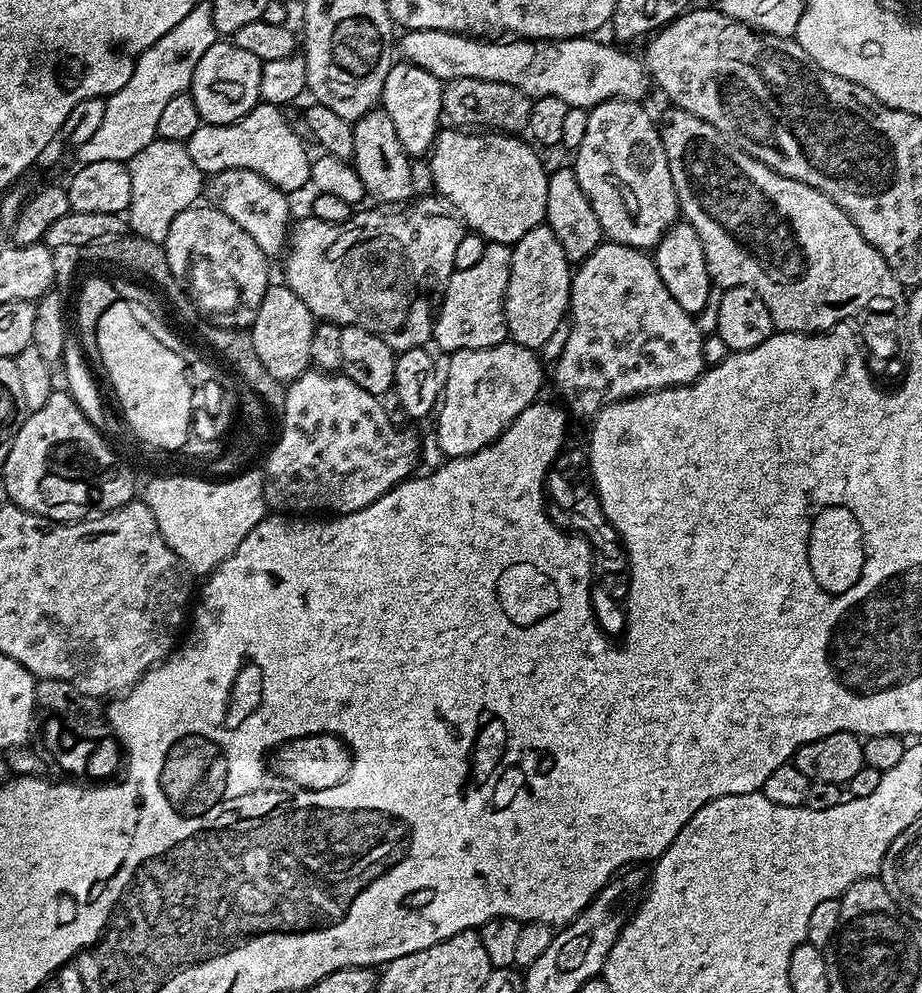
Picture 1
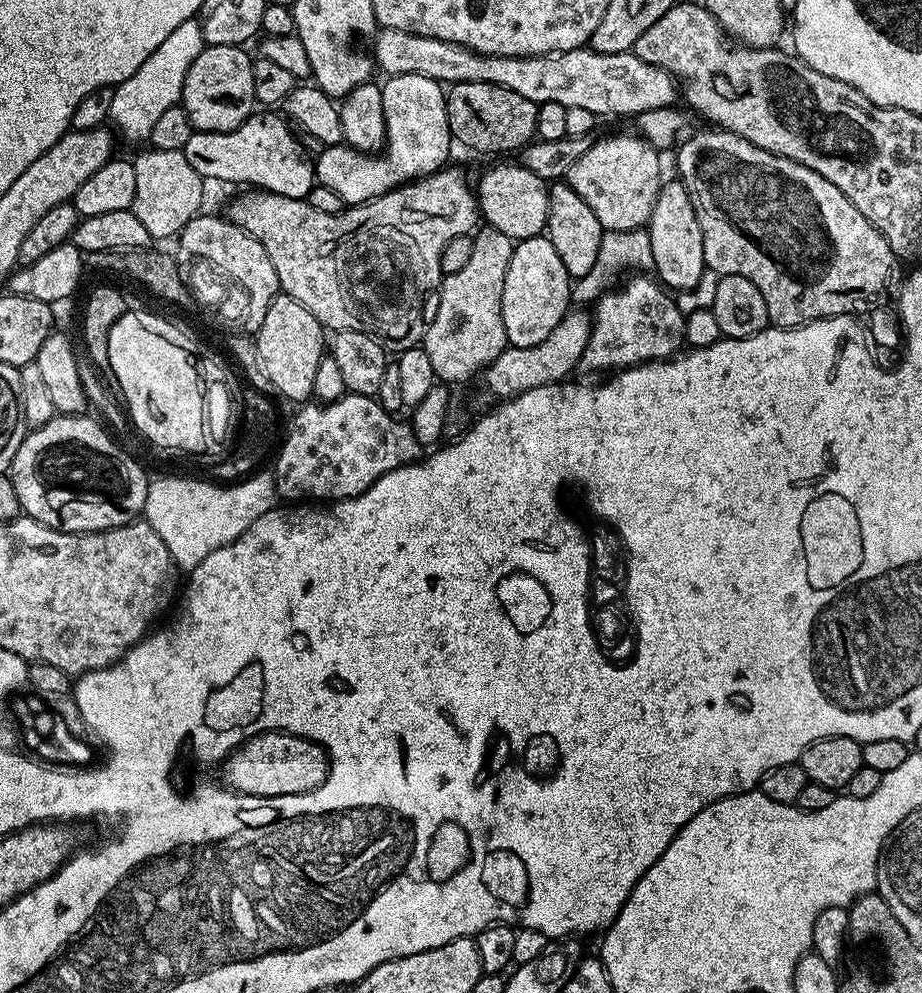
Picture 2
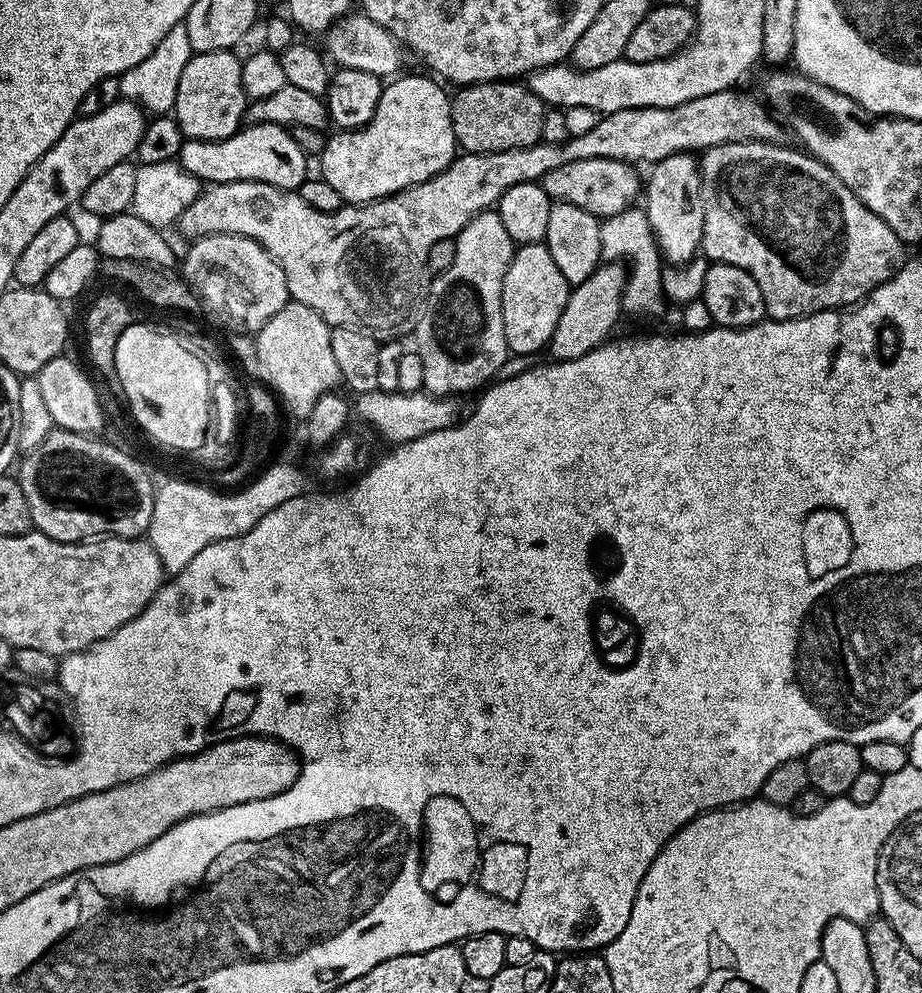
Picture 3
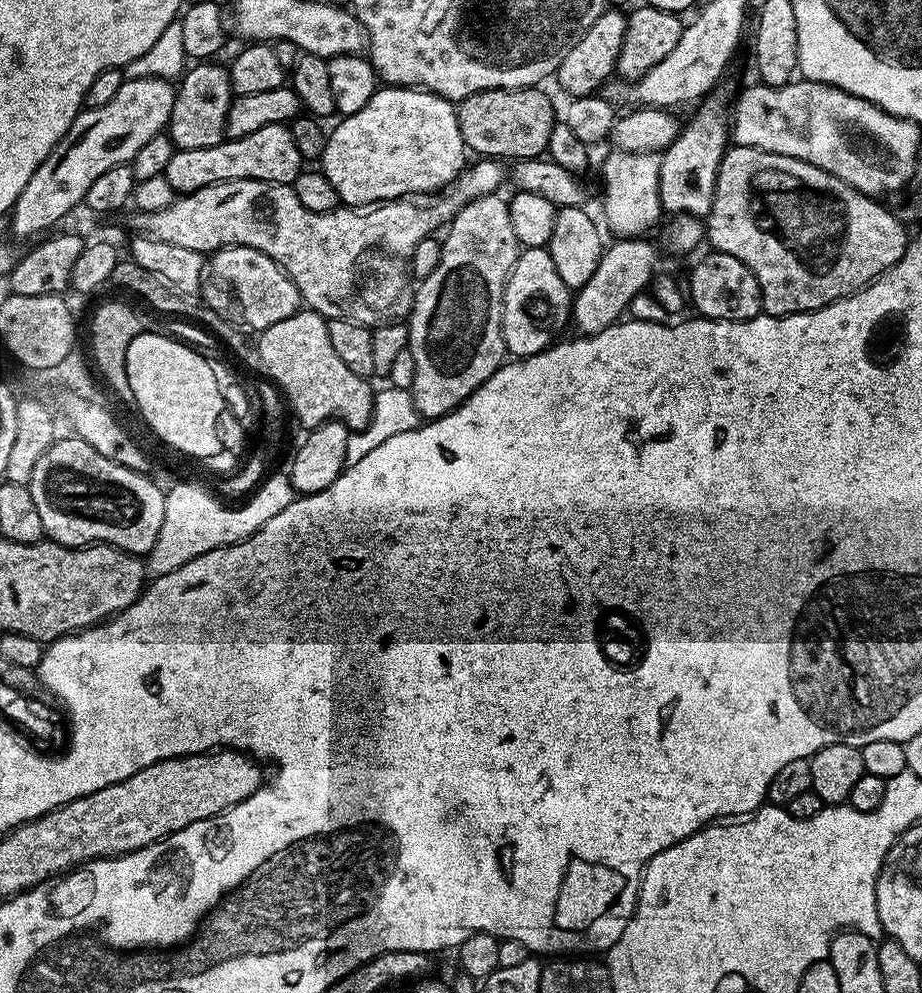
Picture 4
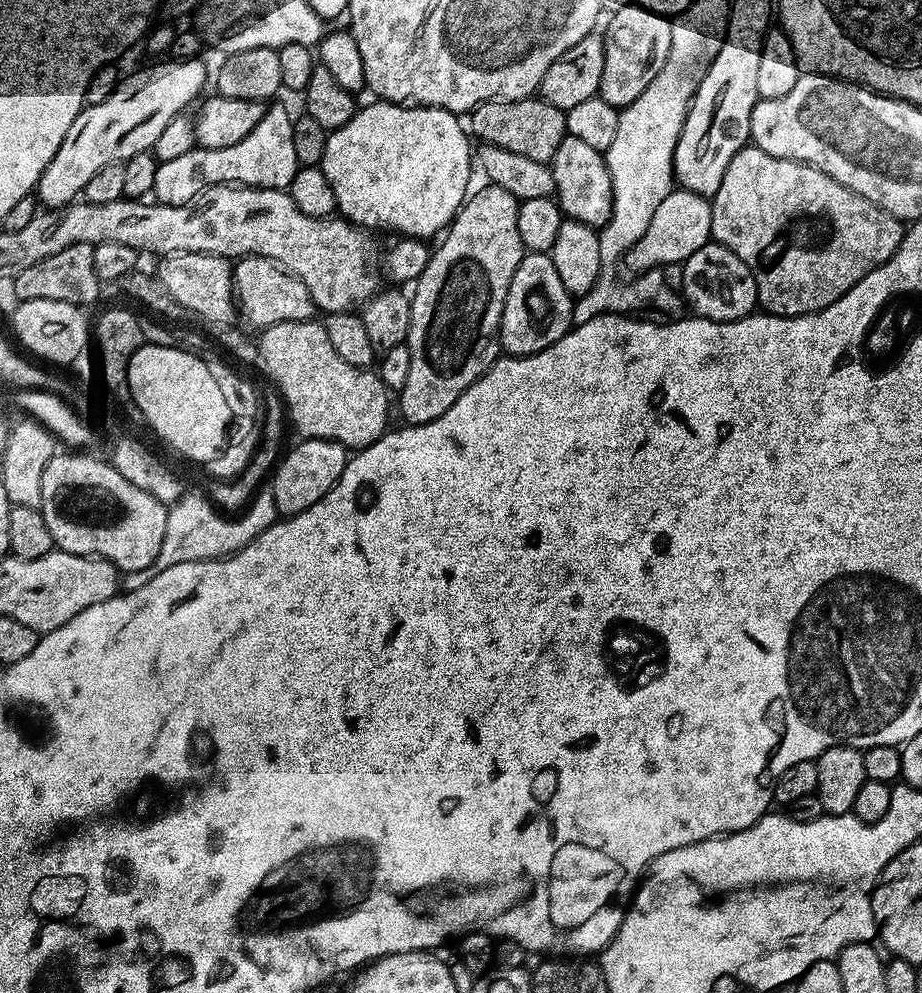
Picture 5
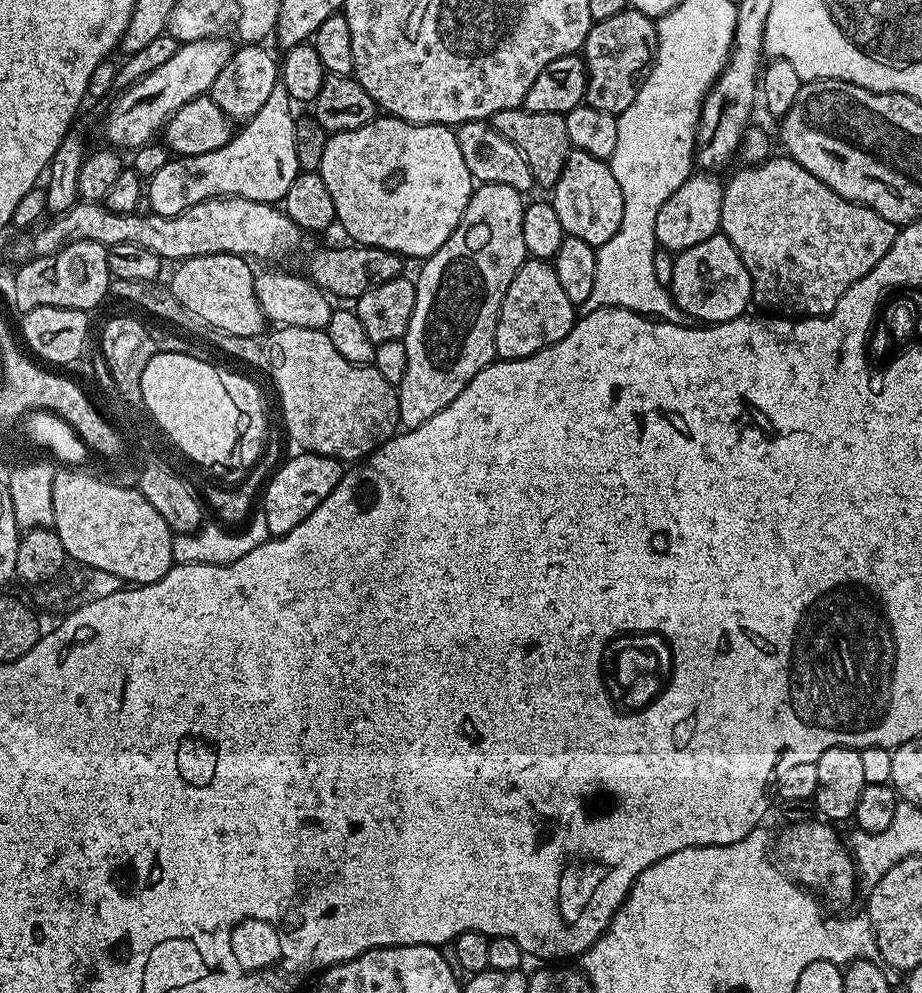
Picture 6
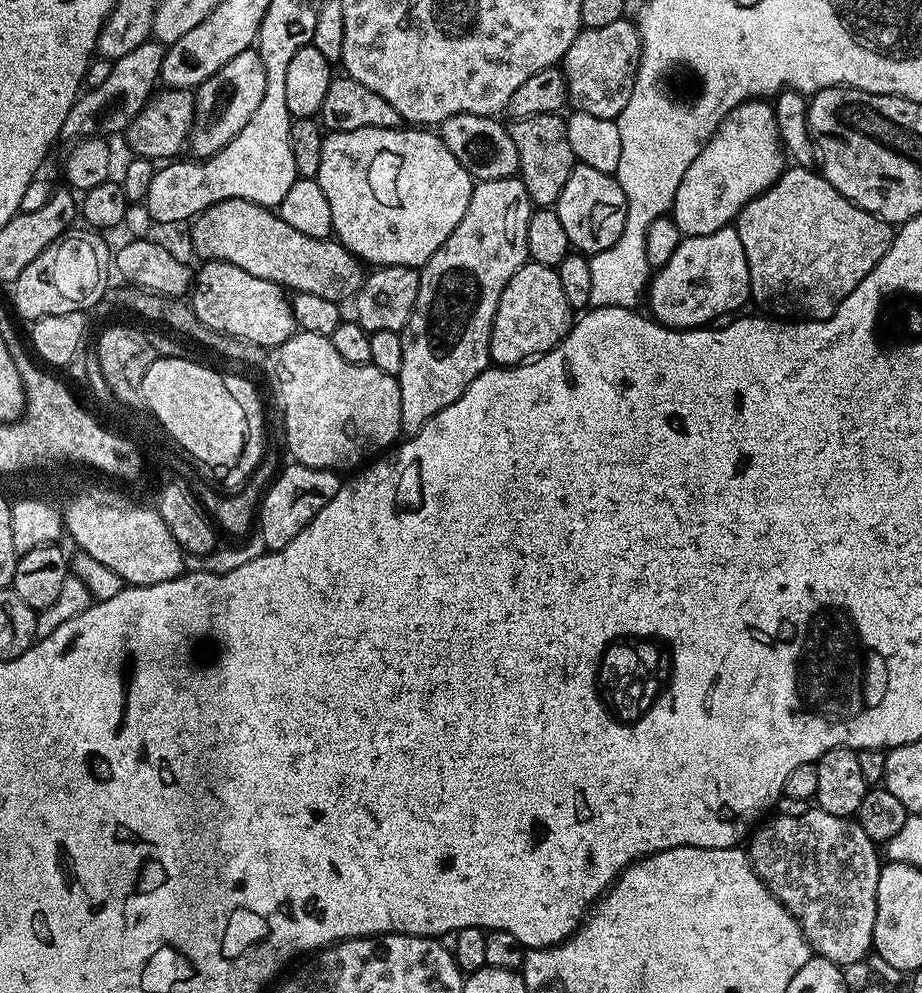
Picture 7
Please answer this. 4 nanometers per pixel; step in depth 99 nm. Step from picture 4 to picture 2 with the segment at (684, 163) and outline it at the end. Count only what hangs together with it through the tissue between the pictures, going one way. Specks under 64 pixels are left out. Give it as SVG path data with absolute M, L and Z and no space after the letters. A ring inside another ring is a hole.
M673 178L669 184L668 181L661 183L646 229L653 250L653 269L659 283L676 294L697 286L705 270L702 230L698 226L698 214L694 214L694 202L690 202L683 180Z

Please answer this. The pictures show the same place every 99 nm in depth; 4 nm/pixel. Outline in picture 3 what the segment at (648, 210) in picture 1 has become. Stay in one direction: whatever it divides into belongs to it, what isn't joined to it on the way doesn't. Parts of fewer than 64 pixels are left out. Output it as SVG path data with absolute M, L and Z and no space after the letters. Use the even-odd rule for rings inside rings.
M586 158L582 162L570 162L566 166L558 166L558 170L550 170L542 181L546 194L553 202L573 204L598 218L616 215L620 211L631 209L637 202L636 195L642 192L642 176L636 173L637 169L626 160L611 160L610 158Z

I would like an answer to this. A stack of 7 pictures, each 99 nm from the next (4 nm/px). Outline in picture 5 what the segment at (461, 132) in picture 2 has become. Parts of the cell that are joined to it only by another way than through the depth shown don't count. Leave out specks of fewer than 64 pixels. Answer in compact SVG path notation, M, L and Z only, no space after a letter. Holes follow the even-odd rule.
M529 98L526 100L491 100L485 104L479 104L477 108L473 108L470 113L470 119L472 119L470 132L475 139L477 136L477 141L493 144L502 150L510 150L510 154L522 154L522 158L530 158L539 164L551 165L558 146L562 146L562 138L568 135L565 112L558 110L558 106L550 106L550 102L539 98Z

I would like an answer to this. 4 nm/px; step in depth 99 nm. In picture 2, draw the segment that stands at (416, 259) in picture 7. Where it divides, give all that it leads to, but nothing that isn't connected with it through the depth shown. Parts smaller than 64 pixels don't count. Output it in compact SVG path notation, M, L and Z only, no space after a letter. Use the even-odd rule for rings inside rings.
M422 74L388 76L385 81L382 106L386 114L386 147L382 154L360 152L339 143L325 147L314 160L316 184L334 190L348 206L365 204L392 188L440 171L449 163L448 155L454 149L446 92L440 81L422 78Z

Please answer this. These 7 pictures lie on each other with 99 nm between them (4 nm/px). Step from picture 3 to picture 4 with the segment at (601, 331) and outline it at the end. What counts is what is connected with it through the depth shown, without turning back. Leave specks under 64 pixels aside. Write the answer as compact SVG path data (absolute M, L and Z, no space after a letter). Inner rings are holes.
M620 238L615 242L601 251L598 270L590 274L590 282L578 289L572 302L571 323L576 323L575 331L585 336L617 323L629 311L632 299L648 288L656 272L656 248L648 238Z

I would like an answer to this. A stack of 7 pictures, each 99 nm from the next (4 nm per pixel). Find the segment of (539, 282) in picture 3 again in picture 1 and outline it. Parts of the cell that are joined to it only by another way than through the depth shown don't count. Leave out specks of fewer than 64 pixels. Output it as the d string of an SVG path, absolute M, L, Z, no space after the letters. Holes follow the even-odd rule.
M547 226L530 230L517 244L511 245L511 250L510 282L504 295L504 321L508 327L508 336L511 343L540 350L543 349L543 344L548 344L555 338L559 328L561 331L569 315L568 299L572 297L573 269L566 254L562 254L562 246L558 246L558 238L554 238L554 230L550 230Z

